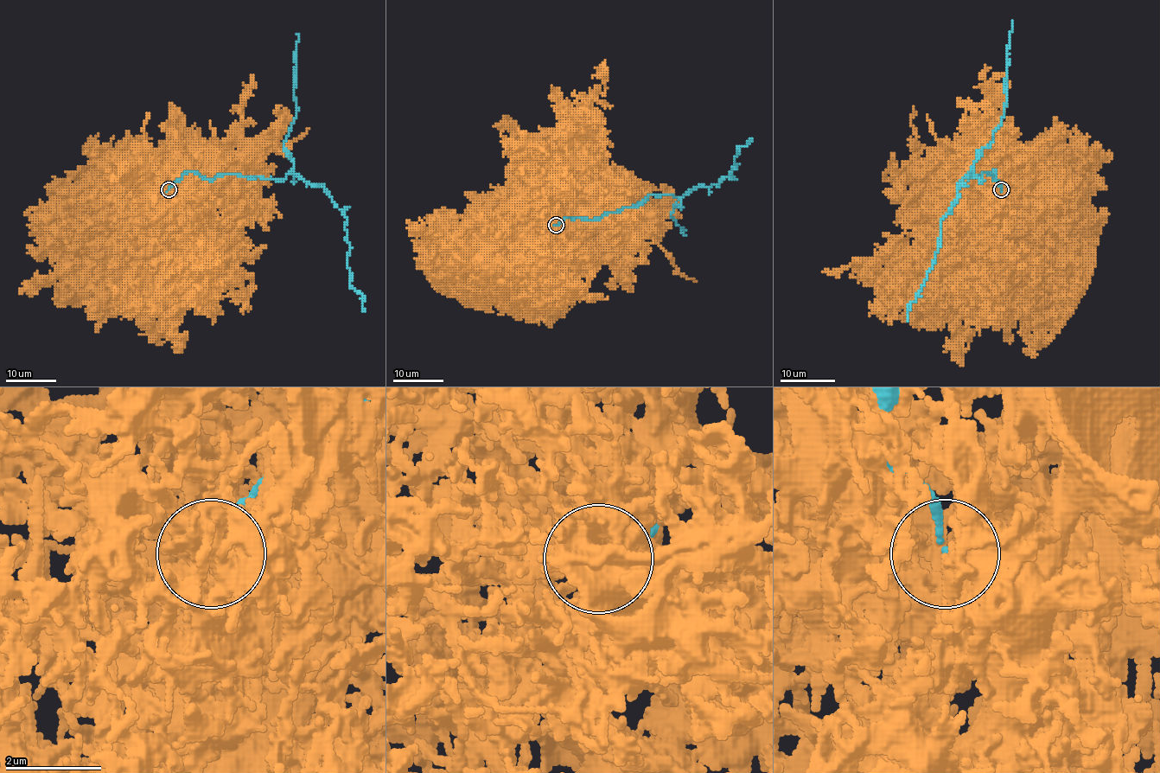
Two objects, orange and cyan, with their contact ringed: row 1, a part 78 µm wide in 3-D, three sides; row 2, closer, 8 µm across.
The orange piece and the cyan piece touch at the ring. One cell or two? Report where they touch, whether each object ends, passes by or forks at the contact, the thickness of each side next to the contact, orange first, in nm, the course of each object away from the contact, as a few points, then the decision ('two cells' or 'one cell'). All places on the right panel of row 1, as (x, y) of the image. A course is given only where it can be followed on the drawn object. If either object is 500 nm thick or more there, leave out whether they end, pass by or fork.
(1001, 189) | orange ends | cyan ends | 240/110 nm | orange via (1001, 188), (984, 188), (946, 211), (913, 244), (894, 255), (880, 255), (861, 271), (850, 263), (822, 271) | cyan via (1001, 189), (994, 169), (994, 178), (985, 171), (967, 180), (970, 171), (962, 180), (907, 322) | two cells

